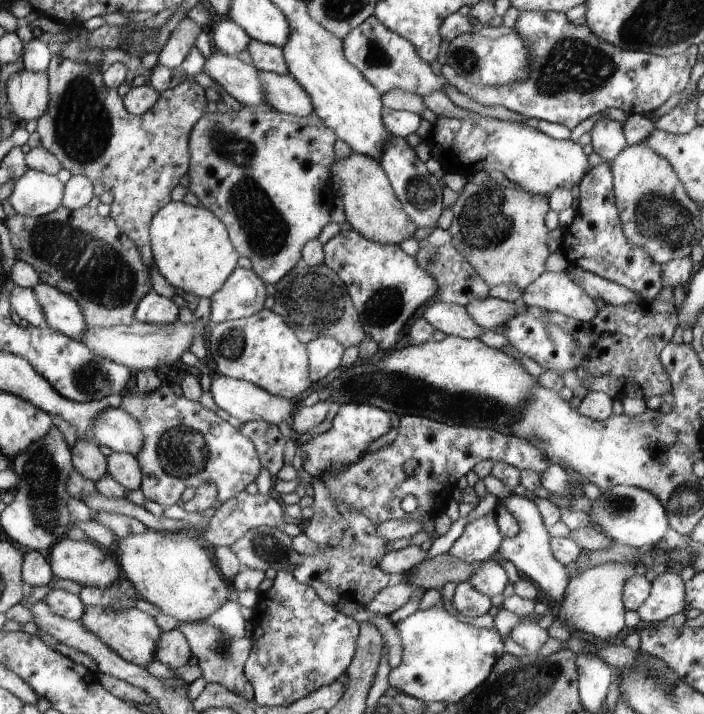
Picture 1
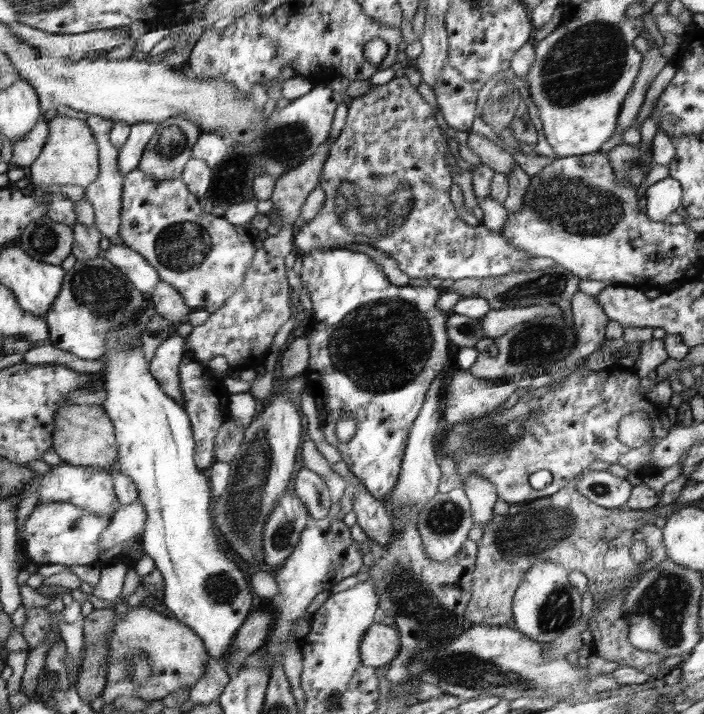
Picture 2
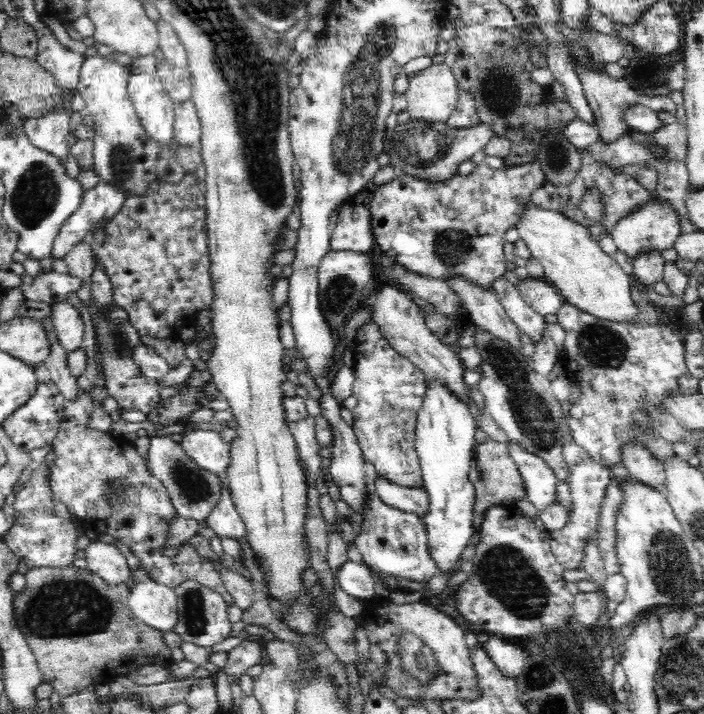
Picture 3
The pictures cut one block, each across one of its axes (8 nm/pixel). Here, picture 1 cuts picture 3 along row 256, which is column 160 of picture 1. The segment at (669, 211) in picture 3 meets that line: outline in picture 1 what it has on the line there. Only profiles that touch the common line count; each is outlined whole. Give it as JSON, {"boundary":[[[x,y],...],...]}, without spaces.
{"boundary":[[[85,605],[84,614],[79,621],[126,662],[143,667],[155,659],[158,642],[163,635],[163,631],[156,625],[152,616],[136,607],[116,610],[107,605],[104,607]]]}

